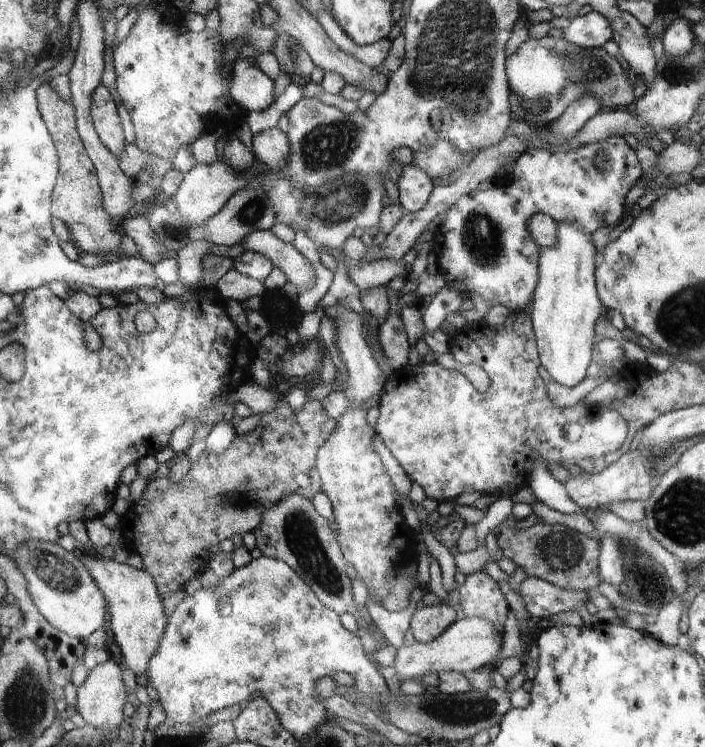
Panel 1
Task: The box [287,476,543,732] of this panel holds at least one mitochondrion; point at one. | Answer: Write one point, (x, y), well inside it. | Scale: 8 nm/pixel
(460, 714)

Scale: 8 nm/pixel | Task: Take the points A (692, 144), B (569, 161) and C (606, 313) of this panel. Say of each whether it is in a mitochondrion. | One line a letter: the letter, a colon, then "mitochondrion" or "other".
A: other
B: other
C: other

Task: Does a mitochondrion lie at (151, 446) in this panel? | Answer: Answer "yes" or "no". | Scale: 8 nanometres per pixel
no

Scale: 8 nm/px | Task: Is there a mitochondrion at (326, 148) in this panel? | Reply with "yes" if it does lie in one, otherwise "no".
yes

